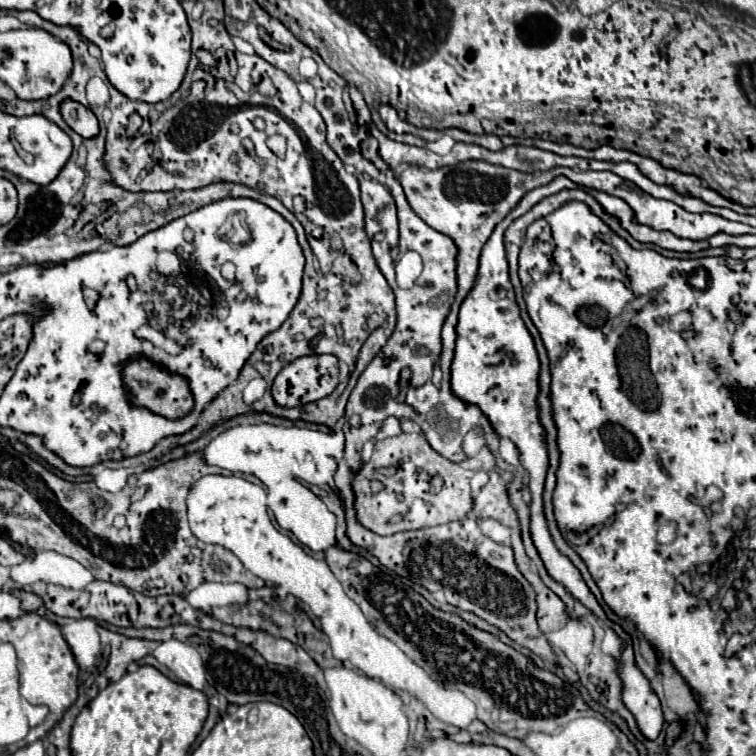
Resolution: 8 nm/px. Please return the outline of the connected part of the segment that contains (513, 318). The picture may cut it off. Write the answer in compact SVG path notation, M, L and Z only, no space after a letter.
M556 177L548 185L532 189L496 225L494 233L486 241L482 255L480 255L478 279L476 279L472 291L468 293L466 301L460 305L460 317L458 317L458 327L456 327L458 341L456 341L456 355L454 355L454 363L452 363L452 389L460 399L478 405L484 411L484 415L490 419L496 433L500 437L510 437L516 443L516 447L520 449L520 453L522 453L520 463L530 473L530 483L528 483L528 487L532 491L532 507L530 507L532 527L530 527L530 531L532 531L534 545L536 545L548 573L558 583L562 583L572 593L574 599L578 599L582 605L592 609L606 625L612 625L612 621L606 617L604 609L596 601L594 593L584 583L580 571L572 565L572 561L566 555L562 555L556 549L552 535L548 531L542 493L544 493L544 481L546 481L546 473L548 473L550 465L548 465L548 449L546 449L546 431L538 417L540 359L534 349L534 339L520 317L520 311L518 311L518 305L514 299L514 289L512 289L510 277L508 277L508 263L504 259L504 247L502 247L504 231L514 219L524 215L530 207L540 203L544 197L558 193L562 189L572 189L572 187L574 187L574 183L570 179Z

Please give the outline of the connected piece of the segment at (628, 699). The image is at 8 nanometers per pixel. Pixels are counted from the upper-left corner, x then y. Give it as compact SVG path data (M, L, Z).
M626 665L626 673L620 673L620 679L624 681L624 705L634 713L642 733L648 739L656 739L662 731L662 707L650 681L636 665Z

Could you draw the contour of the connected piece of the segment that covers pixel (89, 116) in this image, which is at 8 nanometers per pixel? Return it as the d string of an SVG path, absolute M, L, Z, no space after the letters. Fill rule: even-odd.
M64 99L64 103L60 103L60 113L62 113L64 121L76 133L80 133L82 137L94 137L94 135L98 135L98 119L82 103L76 103L72 99Z

